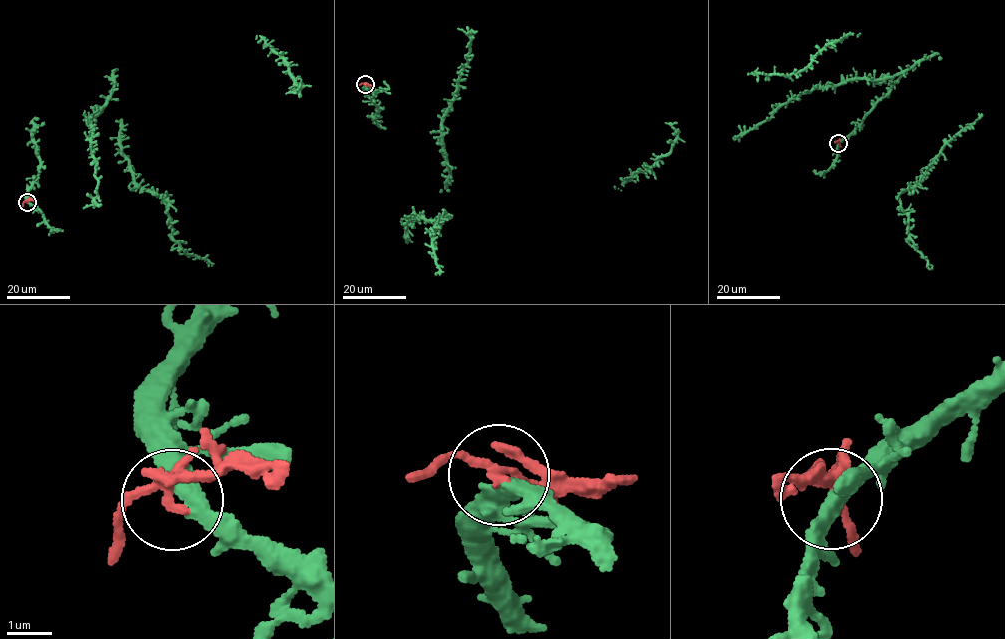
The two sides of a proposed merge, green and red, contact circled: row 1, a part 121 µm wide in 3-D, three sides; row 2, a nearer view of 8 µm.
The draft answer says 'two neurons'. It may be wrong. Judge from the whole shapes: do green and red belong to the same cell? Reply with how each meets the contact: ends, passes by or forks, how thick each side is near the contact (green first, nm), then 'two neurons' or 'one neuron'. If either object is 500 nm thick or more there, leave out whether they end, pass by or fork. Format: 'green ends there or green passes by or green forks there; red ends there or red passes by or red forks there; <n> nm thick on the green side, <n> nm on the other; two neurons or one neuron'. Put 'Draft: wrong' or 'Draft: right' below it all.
green passes by; red passes by; 380 nm thick on the green side, 170 nm on the other; two neurons
Draft: right

